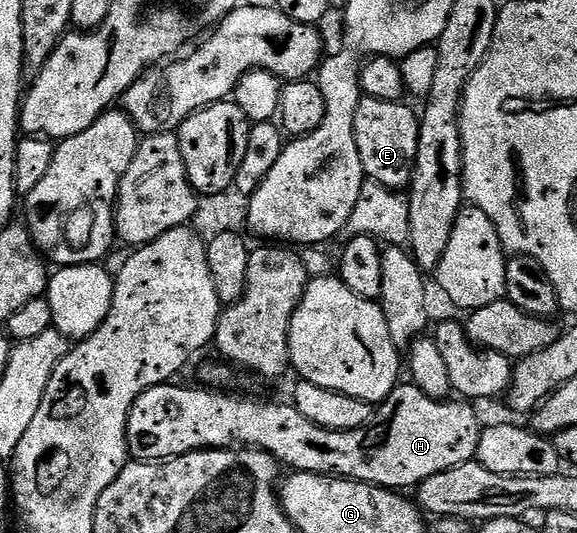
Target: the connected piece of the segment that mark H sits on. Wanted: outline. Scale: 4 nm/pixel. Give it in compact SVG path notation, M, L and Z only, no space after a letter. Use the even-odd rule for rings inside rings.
M168 381L162 383L159 387L151 387L148 391L143 391L141 397L137 397L137 401L127 418L127 454L132 460L162 461L164 459L172 459L178 455L184 455L190 451L205 451L208 449L258 449L260 451L267 451L274 459L279 460L284 468L291 467L287 469L295 473L311 471L315 475L337 475L345 479L356 479L359 483L371 483L375 487L390 487L392 489L407 489L403 487L411 487L411 489L415 489L429 477L433 477L433 473L441 473L445 469L453 469L462 463L472 462L475 459L477 445L479 444L481 422L479 423L479 415L471 408L474 406L470 402L455 401L459 403L451 403L452 401L440 401L433 397L425 397L425 393L421 393L421 389L417 389L415 384L410 381L395 386L393 393L389 393L389 397L378 404L377 410L367 426L361 429L353 429L352 431L321 429L317 425L313 425L313 421L301 417L299 410L290 402L258 403L255 399L242 399L239 395L226 395L228 392L223 389L200 389L198 386L195 386L196 388L174 387L175 385L174 382Z

